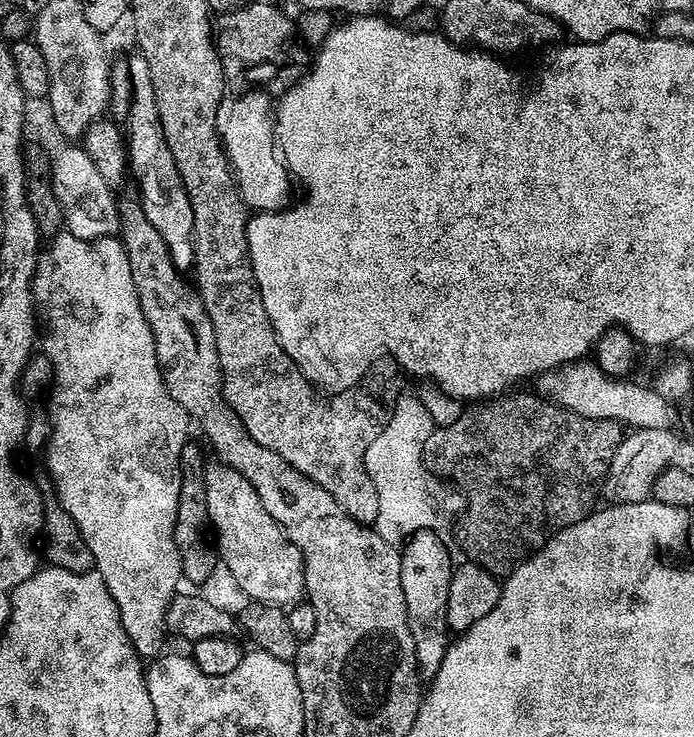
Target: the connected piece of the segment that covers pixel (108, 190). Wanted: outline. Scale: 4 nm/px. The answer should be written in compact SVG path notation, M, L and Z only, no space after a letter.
M83 146L64 148L57 156L51 157L52 185L54 194L62 206L64 228L74 238L83 240L101 240L107 236L116 236L120 230L120 209L117 197L112 197L113 185L102 178L102 173L90 162Z

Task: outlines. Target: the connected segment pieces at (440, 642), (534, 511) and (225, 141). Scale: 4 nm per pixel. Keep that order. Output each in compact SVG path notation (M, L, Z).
M434 530L416 531L403 543L400 552L407 625L410 626L410 637L414 642L416 665L421 679L424 680L430 680L437 673L450 643L445 610L454 562L450 560L450 554L439 536L441 535Z
M524 390L465 407L458 422L432 431L424 447L425 466L434 475L455 485L462 497L460 529L456 532L461 550L471 563L482 566L497 578L507 577L520 561L527 560L555 532L593 511L595 504L592 503L596 496L598 500L598 489L608 472L608 463L626 435L615 420L582 418L551 404L539 394L520 391Z
M248 90L244 94L241 100L221 99L216 111L216 133L234 173L240 199L256 212L279 212L289 207L288 195L294 184L274 147L274 100L263 90Z

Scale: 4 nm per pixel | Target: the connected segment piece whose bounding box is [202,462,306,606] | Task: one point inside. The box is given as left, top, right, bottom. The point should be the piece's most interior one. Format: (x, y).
(263, 562)

